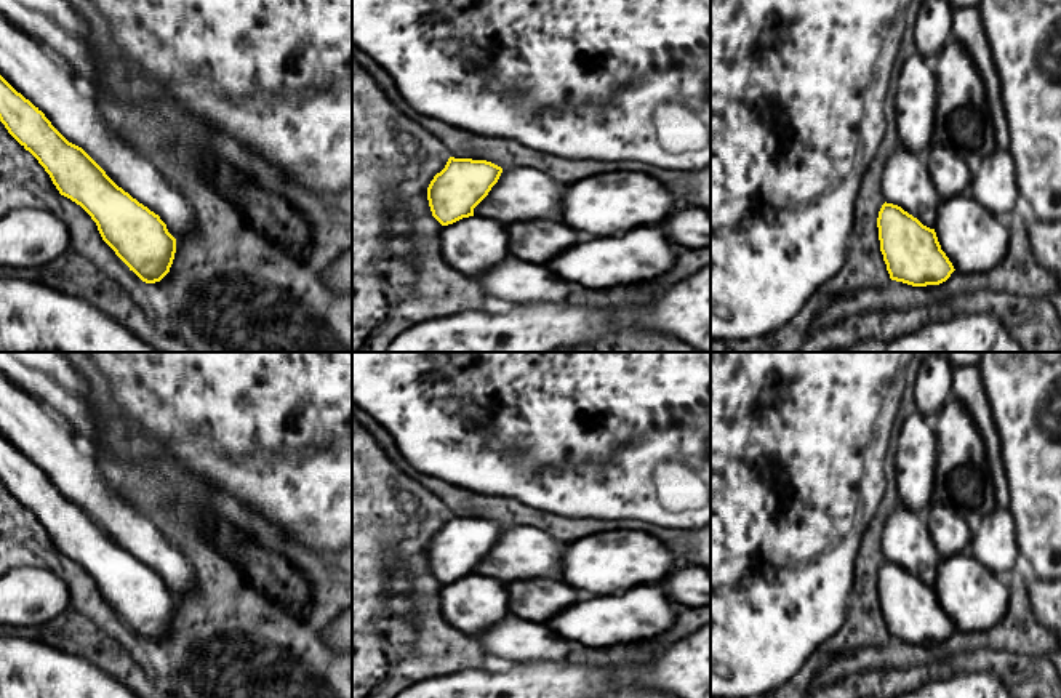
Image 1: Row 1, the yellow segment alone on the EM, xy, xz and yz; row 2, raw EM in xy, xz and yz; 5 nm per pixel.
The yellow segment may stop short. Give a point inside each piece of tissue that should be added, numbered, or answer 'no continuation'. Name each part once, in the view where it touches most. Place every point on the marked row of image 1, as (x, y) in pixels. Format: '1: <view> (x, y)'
no continuation

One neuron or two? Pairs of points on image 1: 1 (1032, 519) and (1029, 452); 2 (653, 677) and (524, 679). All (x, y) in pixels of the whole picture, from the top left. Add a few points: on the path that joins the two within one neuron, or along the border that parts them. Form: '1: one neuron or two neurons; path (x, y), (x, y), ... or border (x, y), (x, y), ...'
1: one neuron; path (1032, 503), (1032, 468)
2: one neuron; path (621, 677), (556, 679)

